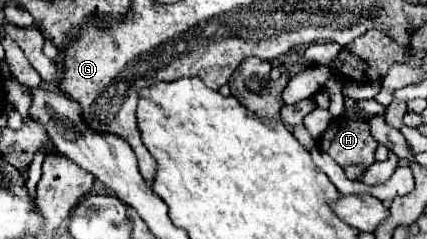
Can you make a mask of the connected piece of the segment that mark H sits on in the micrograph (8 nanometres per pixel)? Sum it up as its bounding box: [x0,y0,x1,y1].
[318,116,376,180]

